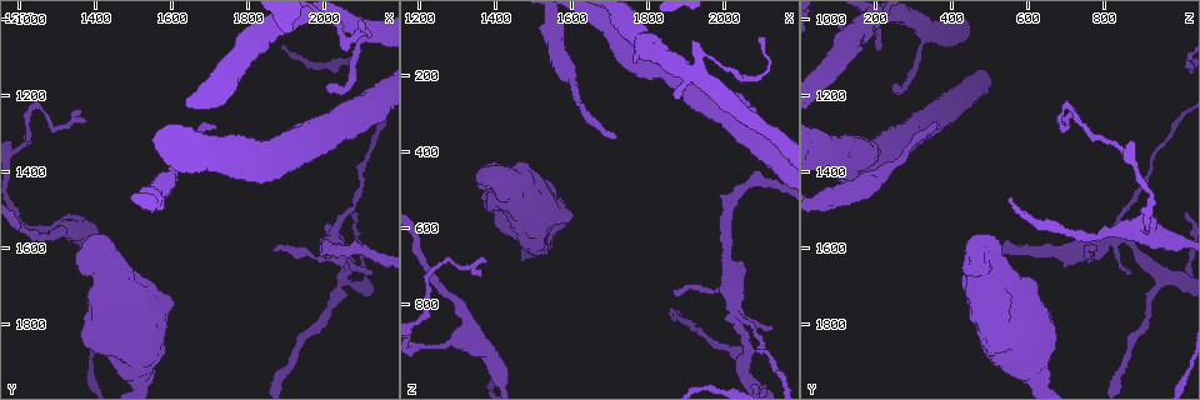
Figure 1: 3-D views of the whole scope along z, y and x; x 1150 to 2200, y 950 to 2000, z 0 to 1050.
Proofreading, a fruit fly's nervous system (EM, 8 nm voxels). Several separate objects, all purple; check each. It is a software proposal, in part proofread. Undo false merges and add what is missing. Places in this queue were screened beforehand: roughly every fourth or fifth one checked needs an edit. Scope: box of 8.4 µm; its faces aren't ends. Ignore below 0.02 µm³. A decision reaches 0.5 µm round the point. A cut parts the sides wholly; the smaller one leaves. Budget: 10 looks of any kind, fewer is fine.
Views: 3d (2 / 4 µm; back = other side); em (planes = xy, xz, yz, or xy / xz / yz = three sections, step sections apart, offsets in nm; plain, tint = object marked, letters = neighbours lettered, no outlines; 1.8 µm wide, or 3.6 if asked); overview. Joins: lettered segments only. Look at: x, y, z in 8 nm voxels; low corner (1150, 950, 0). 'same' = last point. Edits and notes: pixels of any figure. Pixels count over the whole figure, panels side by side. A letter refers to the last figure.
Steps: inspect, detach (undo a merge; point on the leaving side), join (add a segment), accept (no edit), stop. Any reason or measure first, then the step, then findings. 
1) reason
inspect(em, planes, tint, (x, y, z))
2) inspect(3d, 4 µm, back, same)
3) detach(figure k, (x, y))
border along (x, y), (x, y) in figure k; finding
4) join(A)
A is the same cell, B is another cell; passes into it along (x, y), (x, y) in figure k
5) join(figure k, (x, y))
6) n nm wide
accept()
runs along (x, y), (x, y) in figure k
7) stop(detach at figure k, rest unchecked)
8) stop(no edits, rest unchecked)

free end
inspect(3d, 2 µm, (1365, 1600, 480))

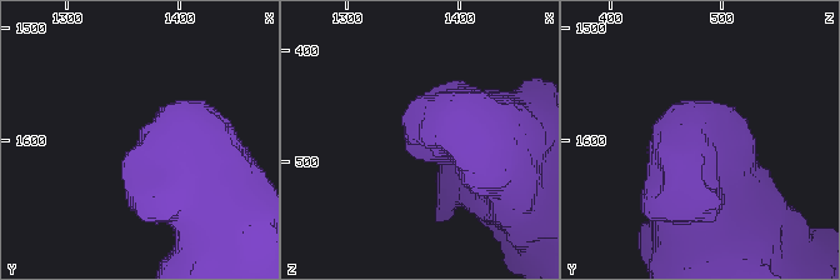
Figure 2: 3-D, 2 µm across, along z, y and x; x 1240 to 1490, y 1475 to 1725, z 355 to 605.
shape alone is not enough
inspect(em, planes, letters, (1366, 1608, 482))

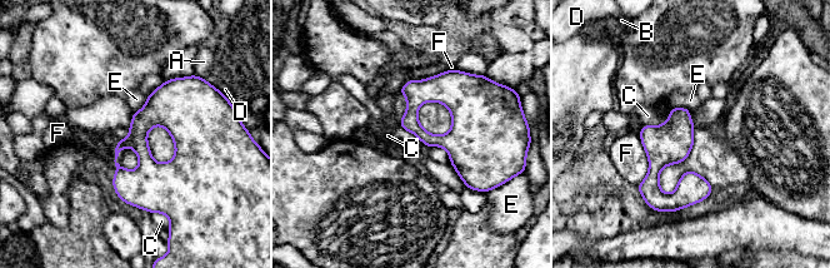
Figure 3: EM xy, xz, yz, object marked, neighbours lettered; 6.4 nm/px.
F touches over 340 nm
accept()
A, B, C, D, E and F are other cells; border along (399, 93), (405, 97), (400, 127) in figure 3; none of them fits

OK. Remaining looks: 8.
arms part here
inspect(em, planes, letters, (2030, 1585, 795))

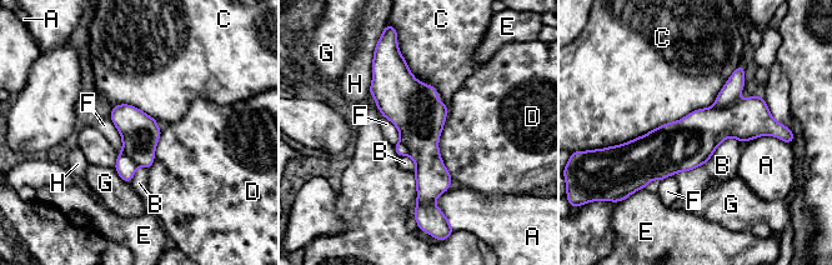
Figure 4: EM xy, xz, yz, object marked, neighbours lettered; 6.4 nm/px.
240 nm wide
accept()
A, B, C, D, E, F, G and H are other cells; border along (109, 116), (121, 139), (119, 154) in figure 4; one neuron here

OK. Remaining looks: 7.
inspect(3d, 2 µm, (1720, 1290, 365))

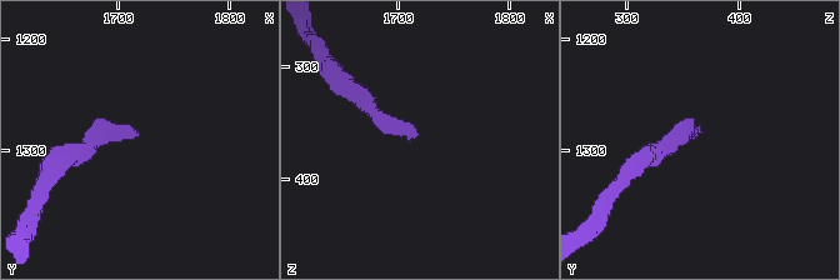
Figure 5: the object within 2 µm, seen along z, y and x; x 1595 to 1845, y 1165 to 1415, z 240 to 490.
need the tissue
inspect(em, planes, plain, (1718, 1284, 362))

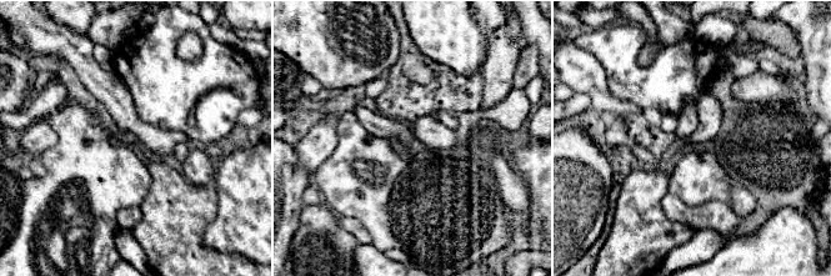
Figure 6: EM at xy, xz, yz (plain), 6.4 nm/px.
inspect(em, planes, letters, same)

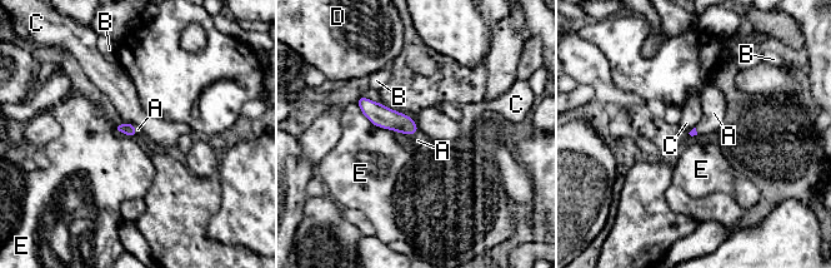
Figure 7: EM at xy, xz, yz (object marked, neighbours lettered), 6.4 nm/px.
join(A)
A is the same cell, B, C, D and E are other cells; it goes on there

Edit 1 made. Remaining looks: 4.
free end
inspect(3d, 2 µm, (2000, 1185, 245))

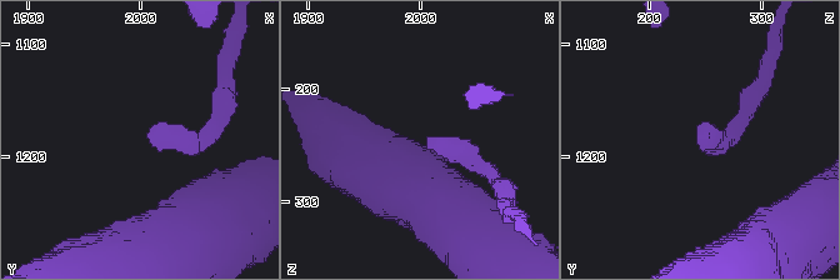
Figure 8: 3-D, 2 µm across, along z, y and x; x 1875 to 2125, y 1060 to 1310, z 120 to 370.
now the EM
inspect(em, yz, step 4, tint, (2004, 1182, 248))

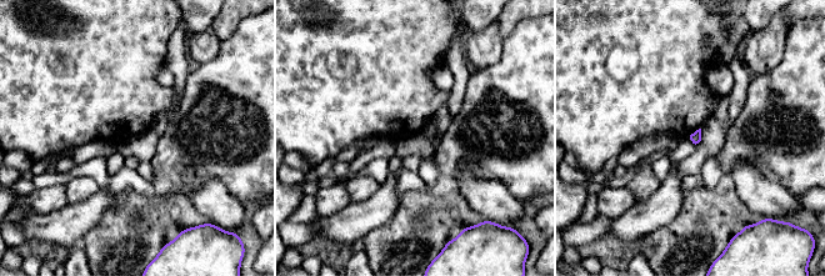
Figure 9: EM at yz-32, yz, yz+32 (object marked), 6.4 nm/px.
inspect(em, planes, letters, same)

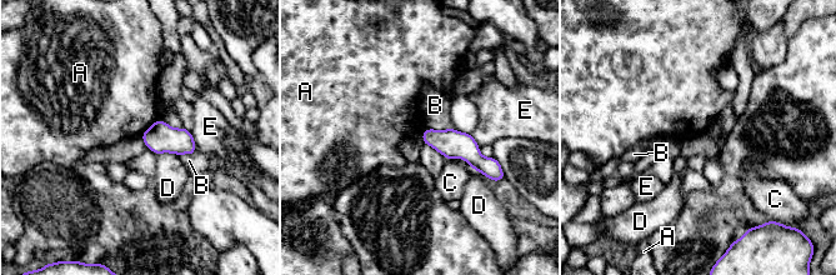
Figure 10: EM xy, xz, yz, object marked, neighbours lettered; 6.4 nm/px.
A touches over 170 nm
accept()
A, B, C, D and E are other cells; border along (159, 118), (140, 135) in figure 10; none of them fits

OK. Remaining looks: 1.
stop(join at figure 7, rest unchecked)

